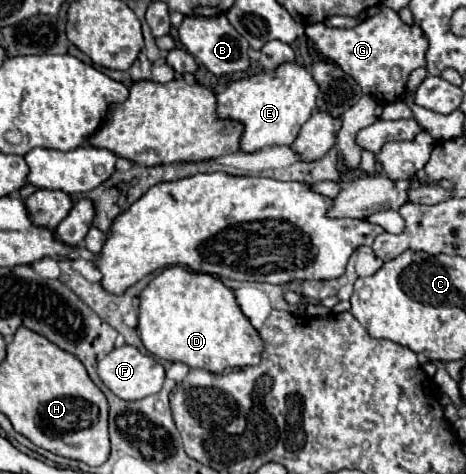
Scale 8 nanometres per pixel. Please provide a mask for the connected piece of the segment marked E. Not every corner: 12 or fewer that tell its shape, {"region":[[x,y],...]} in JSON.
{"region":[[287,62],[227,86],[217,118],[241,152],[291,146],[315,110],[309,70]]}

